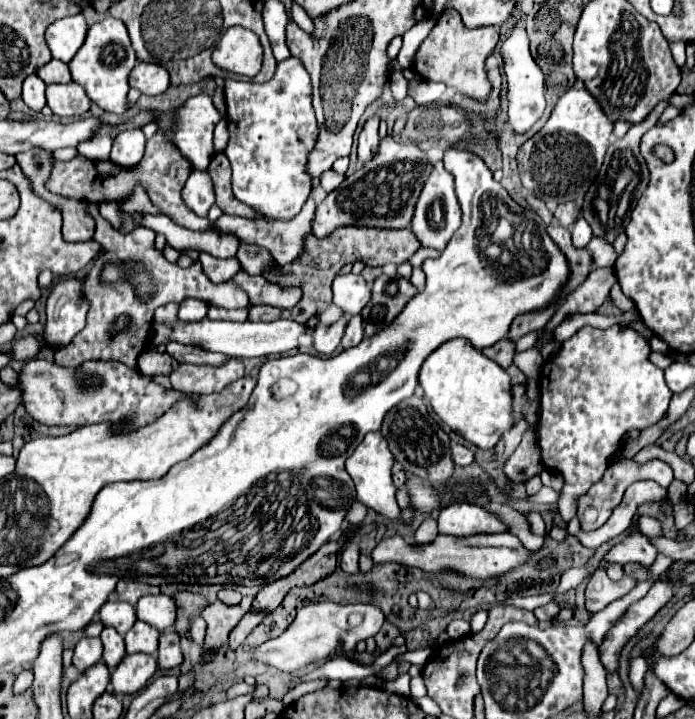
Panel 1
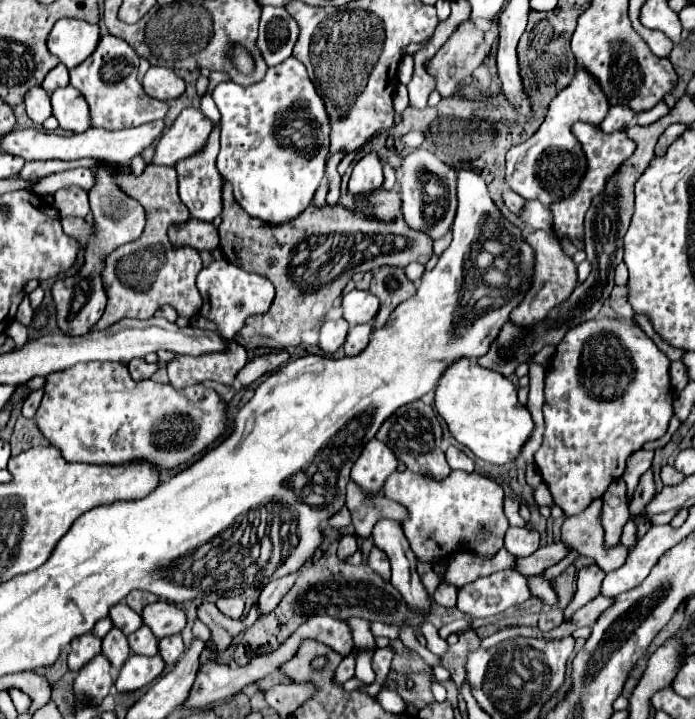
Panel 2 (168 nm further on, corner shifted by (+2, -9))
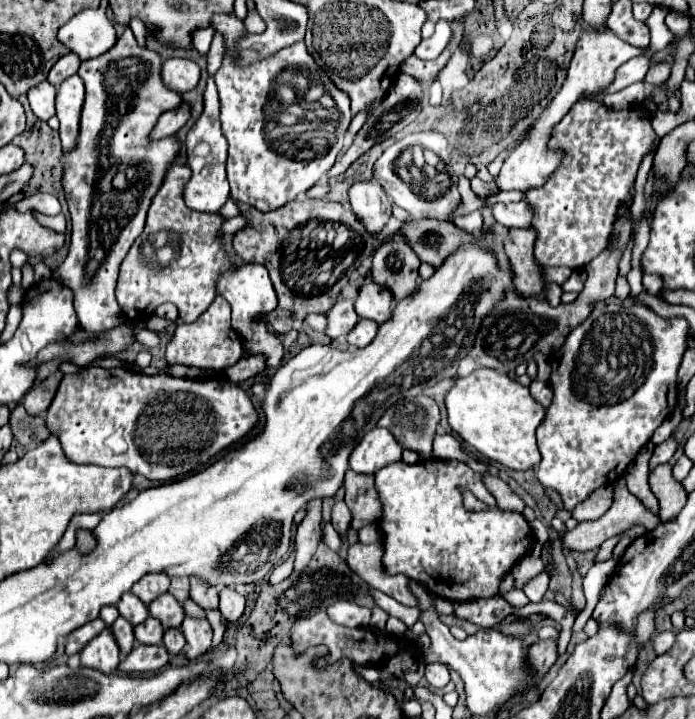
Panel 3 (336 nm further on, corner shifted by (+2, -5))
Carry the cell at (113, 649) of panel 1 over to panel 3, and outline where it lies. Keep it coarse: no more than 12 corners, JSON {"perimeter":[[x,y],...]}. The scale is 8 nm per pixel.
{"perimeter":[[127,619],[111,625],[121,657],[135,645],[133,625]]}

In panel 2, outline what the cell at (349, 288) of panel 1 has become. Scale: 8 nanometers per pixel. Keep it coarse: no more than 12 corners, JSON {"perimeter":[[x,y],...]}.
{"perimeter":[[353,289],[343,295],[343,319],[351,327],[373,321],[379,299]]}

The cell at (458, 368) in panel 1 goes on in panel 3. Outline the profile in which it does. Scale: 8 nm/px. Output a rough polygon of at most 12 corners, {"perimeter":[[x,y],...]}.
{"perimeter":[[493,369],[455,381],[451,429],[515,471],[539,465],[547,409]]}

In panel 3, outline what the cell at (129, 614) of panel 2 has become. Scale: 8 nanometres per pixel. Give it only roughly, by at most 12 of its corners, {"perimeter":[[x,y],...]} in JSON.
{"perimeter":[[125,593],[117,609],[133,625],[149,617],[147,605]]}

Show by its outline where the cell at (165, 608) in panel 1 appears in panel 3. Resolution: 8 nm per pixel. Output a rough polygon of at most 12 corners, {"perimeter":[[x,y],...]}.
{"perimeter":[[163,593],[149,605],[149,613],[165,629],[181,627],[181,603]]}

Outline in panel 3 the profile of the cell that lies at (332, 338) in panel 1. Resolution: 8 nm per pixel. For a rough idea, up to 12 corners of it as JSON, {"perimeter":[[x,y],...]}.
{"perimeter":[[339,299],[327,315],[327,335],[347,335],[359,321],[351,299]]}

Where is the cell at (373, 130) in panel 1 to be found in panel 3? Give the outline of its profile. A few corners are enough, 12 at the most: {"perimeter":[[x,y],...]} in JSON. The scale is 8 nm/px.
{"perimeter":[[373,181],[349,189],[353,213],[377,237],[393,203]]}

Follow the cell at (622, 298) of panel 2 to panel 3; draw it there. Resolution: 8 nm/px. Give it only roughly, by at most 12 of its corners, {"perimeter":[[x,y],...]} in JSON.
{"perimeter":[[643,275],[647,293],[657,295],[663,287],[659,275]]}

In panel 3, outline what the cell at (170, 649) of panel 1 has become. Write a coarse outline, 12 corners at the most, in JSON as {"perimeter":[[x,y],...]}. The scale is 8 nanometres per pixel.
{"perimeter":[[167,629],[163,645],[169,653],[185,647],[185,637],[179,629]]}

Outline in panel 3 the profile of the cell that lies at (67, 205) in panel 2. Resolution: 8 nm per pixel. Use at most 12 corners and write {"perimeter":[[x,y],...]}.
{"perimeter":[[79,75],[57,89],[57,117],[63,151],[79,135],[85,87]]}

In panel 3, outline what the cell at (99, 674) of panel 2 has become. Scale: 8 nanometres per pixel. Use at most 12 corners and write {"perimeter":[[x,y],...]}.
{"perimeter":[[111,627],[81,651],[81,665],[113,673],[119,665],[119,645]]}

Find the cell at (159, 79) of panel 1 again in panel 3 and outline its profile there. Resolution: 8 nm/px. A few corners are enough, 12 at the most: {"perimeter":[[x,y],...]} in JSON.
{"perimeter":[[191,59],[163,63],[163,83],[177,93],[195,89],[201,69]]}

